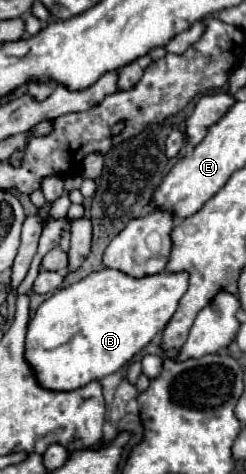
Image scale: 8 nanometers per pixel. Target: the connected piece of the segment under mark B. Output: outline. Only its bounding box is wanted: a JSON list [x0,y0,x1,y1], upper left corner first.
[26,267,188,391]

